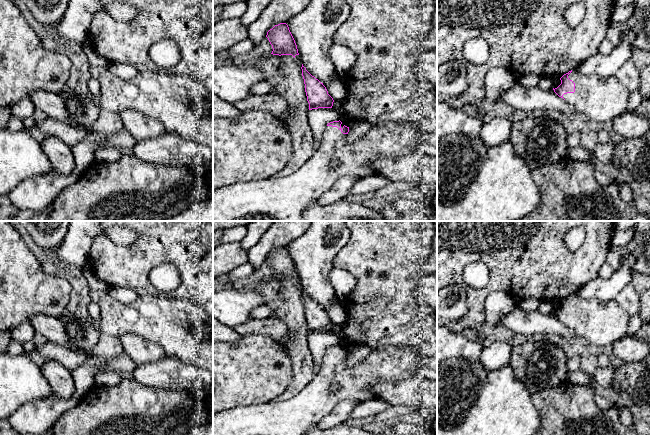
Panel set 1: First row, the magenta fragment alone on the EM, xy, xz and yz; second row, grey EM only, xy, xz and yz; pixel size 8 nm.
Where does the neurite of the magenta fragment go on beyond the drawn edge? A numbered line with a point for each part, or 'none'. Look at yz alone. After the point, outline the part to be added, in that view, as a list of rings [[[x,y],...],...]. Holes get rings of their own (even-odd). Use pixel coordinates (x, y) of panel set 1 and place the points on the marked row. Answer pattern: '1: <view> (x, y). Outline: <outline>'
1: yz (602, 99). Outline: [[[574,69],[568,78],[575,83],[575,92],[564,94],[563,98],[576,111],[585,114],[588,118],[597,122],[607,122],[627,111],[631,92],[615,75],[608,77],[601,77],[597,74],[582,75]]]

